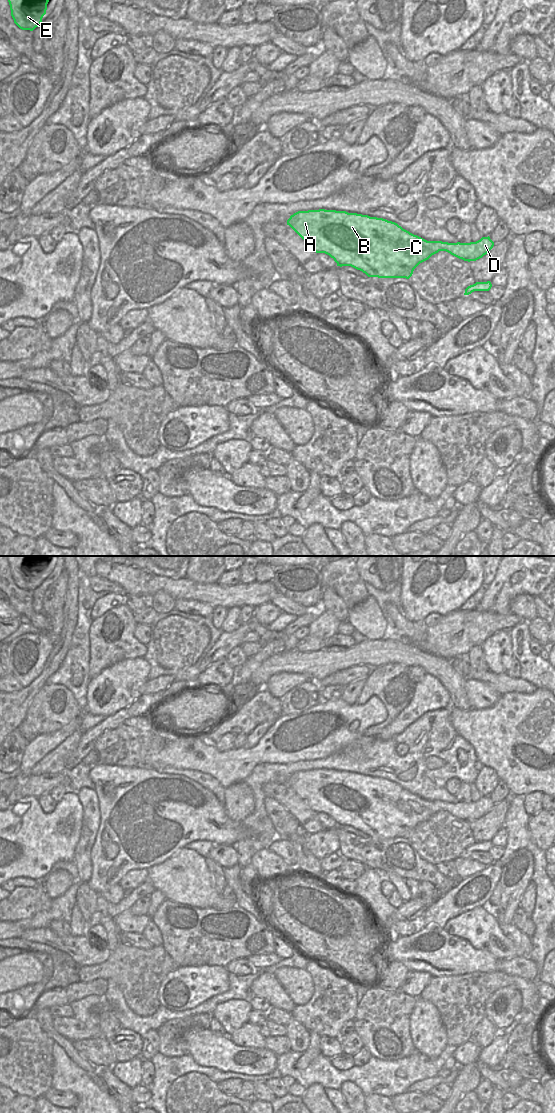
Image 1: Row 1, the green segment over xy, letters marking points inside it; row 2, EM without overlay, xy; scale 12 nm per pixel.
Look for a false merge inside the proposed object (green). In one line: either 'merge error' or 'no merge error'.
no merge error

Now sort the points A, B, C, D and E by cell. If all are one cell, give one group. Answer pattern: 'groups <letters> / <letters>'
groups A B C D E

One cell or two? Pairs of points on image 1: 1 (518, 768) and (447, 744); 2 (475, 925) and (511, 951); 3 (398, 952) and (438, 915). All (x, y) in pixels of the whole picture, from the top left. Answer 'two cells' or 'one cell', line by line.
1: two cells
2: one cell
3: two cells

